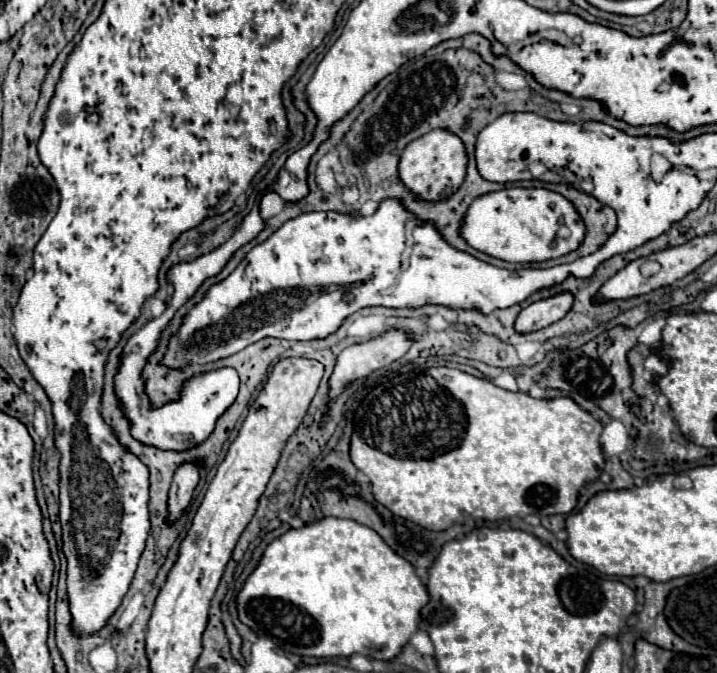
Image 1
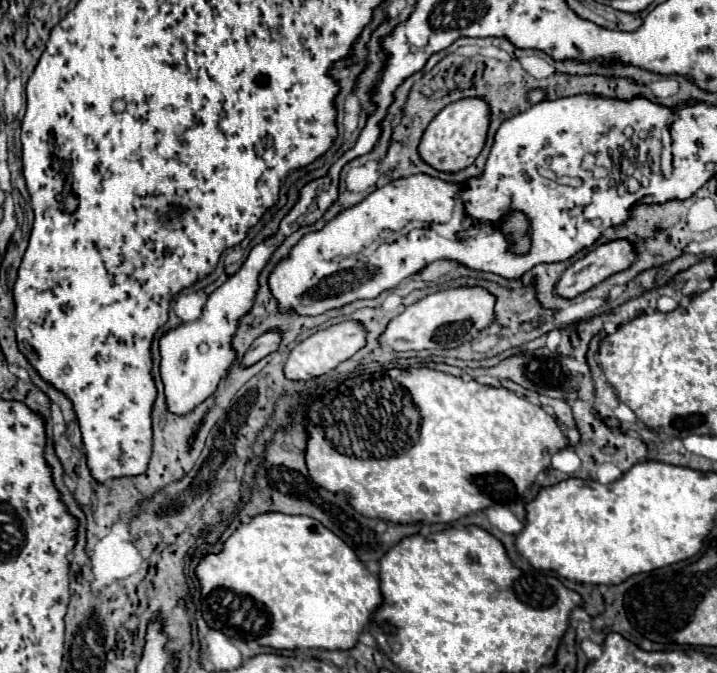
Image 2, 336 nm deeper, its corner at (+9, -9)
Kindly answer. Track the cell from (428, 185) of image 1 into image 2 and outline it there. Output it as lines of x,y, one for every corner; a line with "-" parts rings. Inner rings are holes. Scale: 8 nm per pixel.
464,98
454,104
448,104
424,130
418,146
420,158
424,158
424,162
428,162
440,172
456,172
468,168
486,142
488,118
488,106
480,98

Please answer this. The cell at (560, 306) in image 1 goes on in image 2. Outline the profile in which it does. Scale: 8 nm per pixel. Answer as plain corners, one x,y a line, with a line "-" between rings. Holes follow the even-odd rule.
616,240
602,244
596,250
588,252
578,262
574,262
562,274
560,282
556,282
556,294
566,300
572,300
588,292
608,276
626,270
632,262
634,262
634,252
630,242

